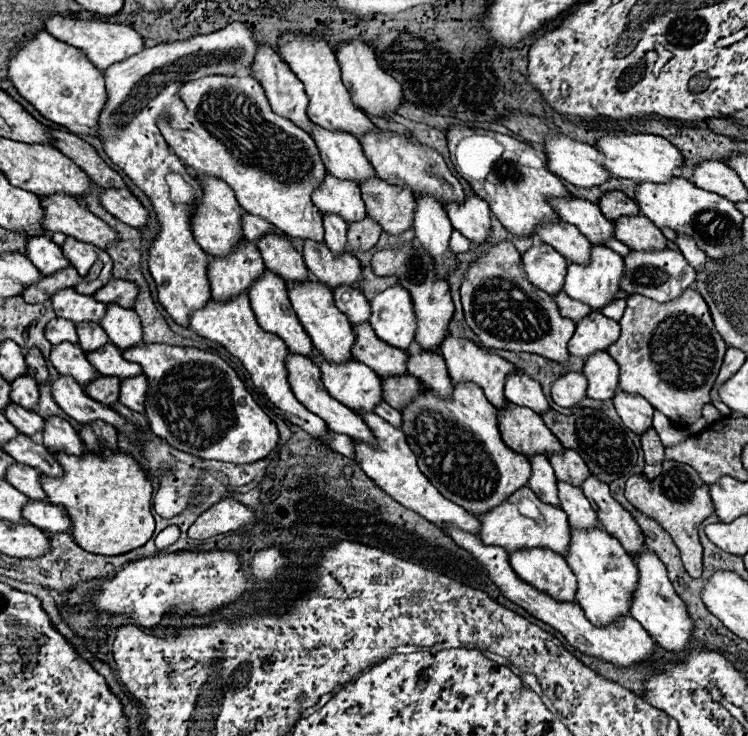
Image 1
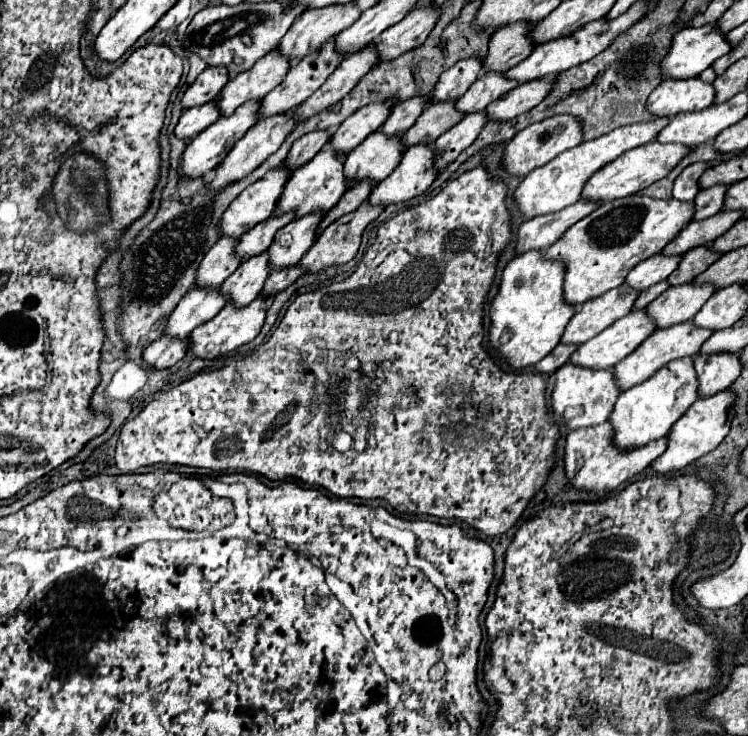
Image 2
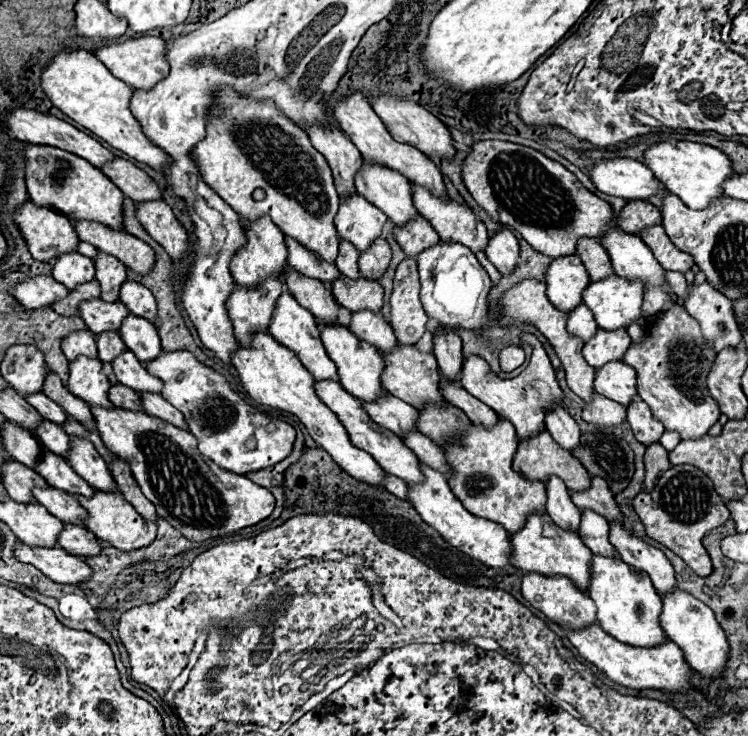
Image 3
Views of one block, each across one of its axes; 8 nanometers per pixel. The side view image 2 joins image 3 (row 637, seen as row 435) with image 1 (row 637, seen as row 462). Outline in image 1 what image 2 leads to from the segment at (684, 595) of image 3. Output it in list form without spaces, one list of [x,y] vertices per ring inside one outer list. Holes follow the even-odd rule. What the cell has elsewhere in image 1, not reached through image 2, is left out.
[[[642,548],[642,552],[638,552],[638,556],[632,556],[636,566],[638,566],[638,584],[634,588],[632,594],[632,602],[630,602],[630,616],[634,620],[638,620],[644,630],[666,650],[670,652],[682,652],[686,650],[690,638],[692,638],[692,620],[682,604],[682,600],[676,596],[668,576],[666,576],[666,568],[664,564],[658,560],[658,556],[654,552],[650,552],[648,548]]]

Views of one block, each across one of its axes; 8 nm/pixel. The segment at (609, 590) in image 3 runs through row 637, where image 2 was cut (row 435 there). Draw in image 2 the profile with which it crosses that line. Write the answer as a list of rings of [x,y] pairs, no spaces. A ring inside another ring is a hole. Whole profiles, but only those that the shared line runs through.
[[[680,358],[664,368],[660,368],[654,376],[650,376],[646,382],[624,390],[618,396],[618,402],[614,406],[614,412],[610,414],[610,424],[614,430],[612,442],[622,450],[634,450],[640,448],[652,440],[664,438],[672,424],[698,400],[698,382],[696,372],[690,358]]]

